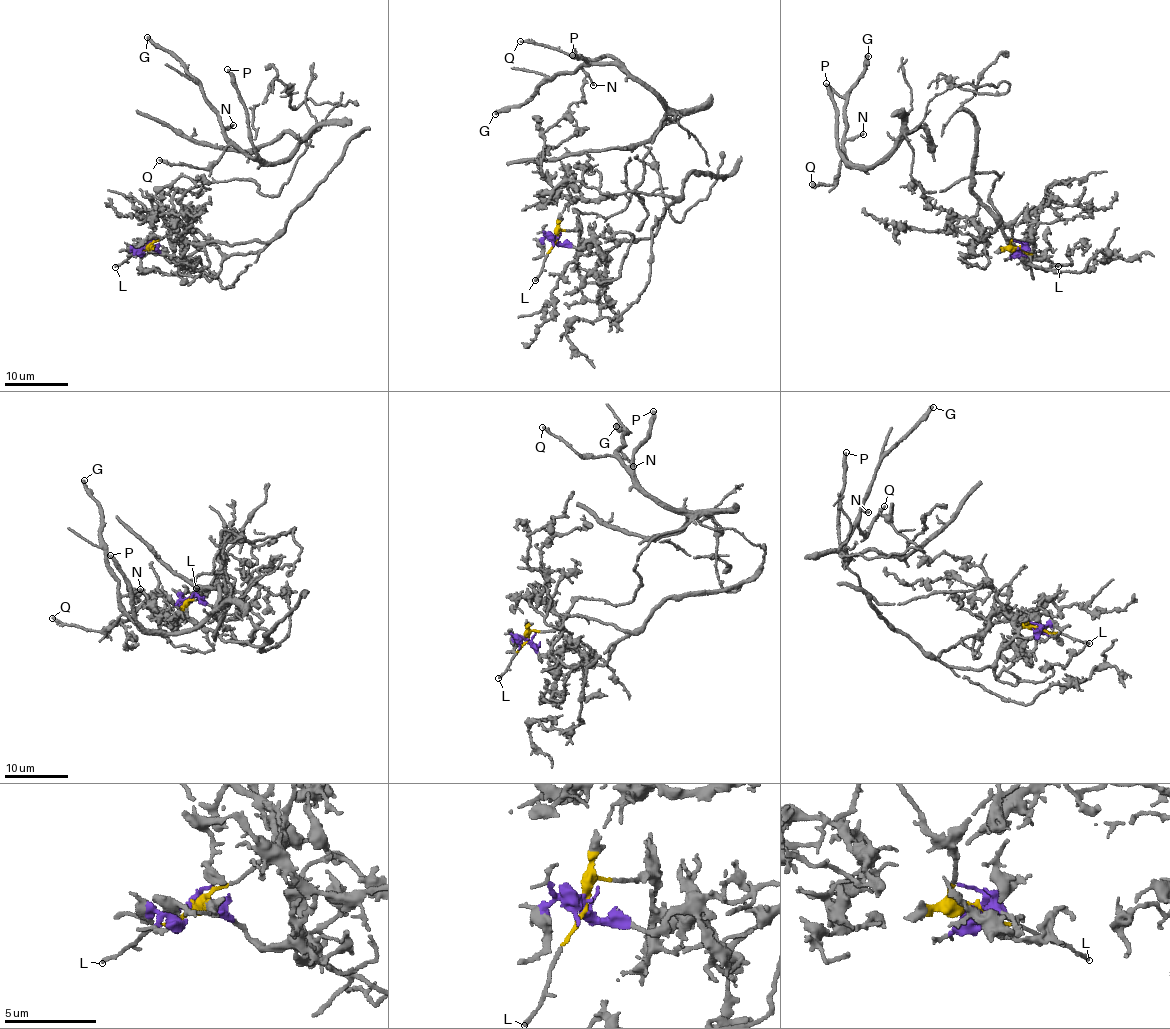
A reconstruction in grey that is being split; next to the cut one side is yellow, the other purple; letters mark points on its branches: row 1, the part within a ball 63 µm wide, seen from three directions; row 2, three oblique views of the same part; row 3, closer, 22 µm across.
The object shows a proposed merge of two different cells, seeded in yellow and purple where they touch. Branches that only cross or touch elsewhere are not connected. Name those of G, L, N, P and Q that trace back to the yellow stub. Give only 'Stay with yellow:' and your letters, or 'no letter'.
Stay with yellow: G, L, N, P, Q

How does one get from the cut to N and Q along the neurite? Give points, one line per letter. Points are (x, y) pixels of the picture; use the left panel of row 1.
N: (147, 248), (193, 188), (250, 179), (277, 195), (289, 179), (302, 142), (252, 158), (233, 125)
Q: (147, 248), (193, 188), (250, 179), (277, 195), (306, 146), (276, 162), (229, 144), (205, 168), (159, 160)

